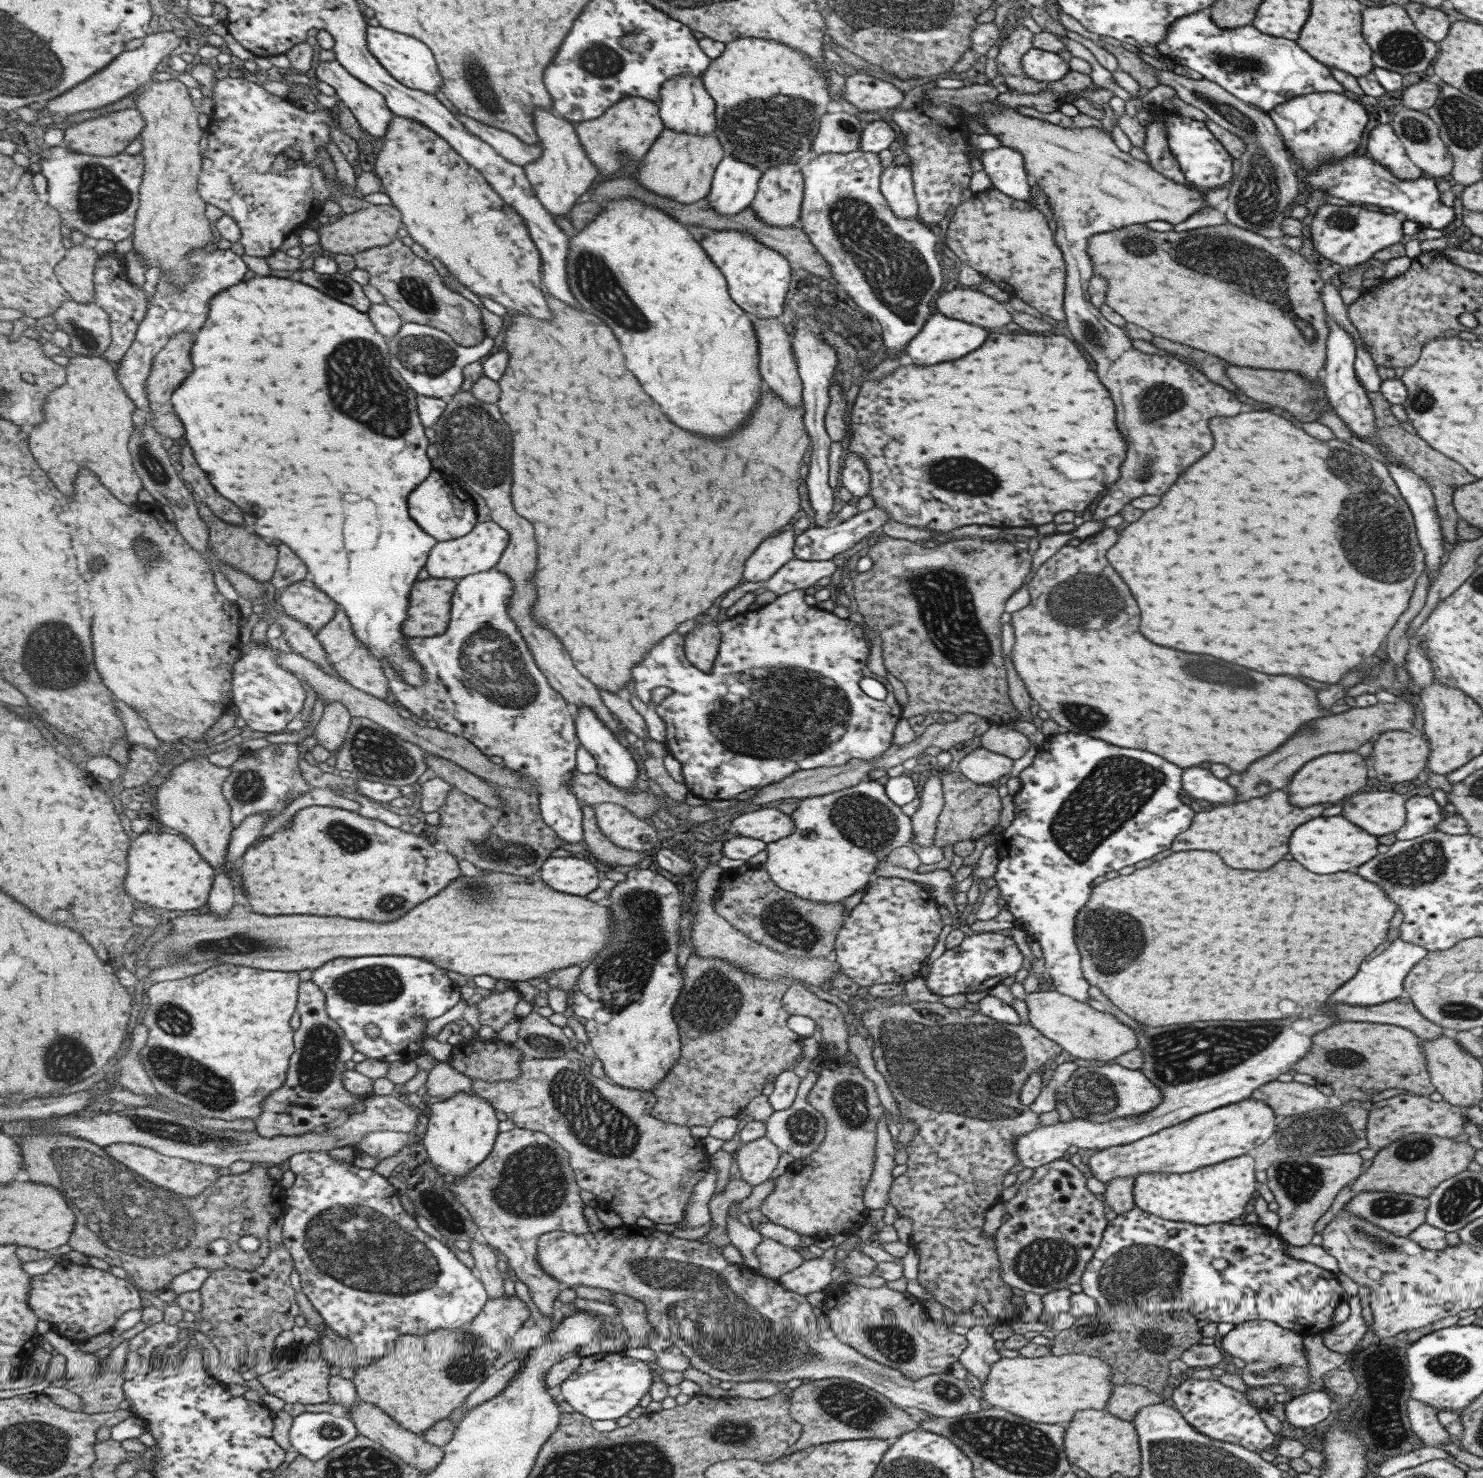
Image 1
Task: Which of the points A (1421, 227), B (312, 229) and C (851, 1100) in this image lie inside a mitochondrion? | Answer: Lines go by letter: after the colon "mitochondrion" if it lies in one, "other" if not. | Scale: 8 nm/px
A: other
B: other
C: mitochondrion

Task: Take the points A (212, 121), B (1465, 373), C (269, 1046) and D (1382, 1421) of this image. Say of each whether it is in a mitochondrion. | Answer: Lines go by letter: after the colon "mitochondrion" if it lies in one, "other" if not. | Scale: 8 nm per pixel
A: other
B: other
C: other
D: mitochondrion

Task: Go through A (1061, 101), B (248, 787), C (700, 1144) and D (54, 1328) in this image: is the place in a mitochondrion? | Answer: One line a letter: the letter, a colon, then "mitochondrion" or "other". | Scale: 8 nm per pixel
A: other
B: mitochondrion
C: other
D: other

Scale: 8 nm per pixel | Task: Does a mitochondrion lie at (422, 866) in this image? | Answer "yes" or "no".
no

